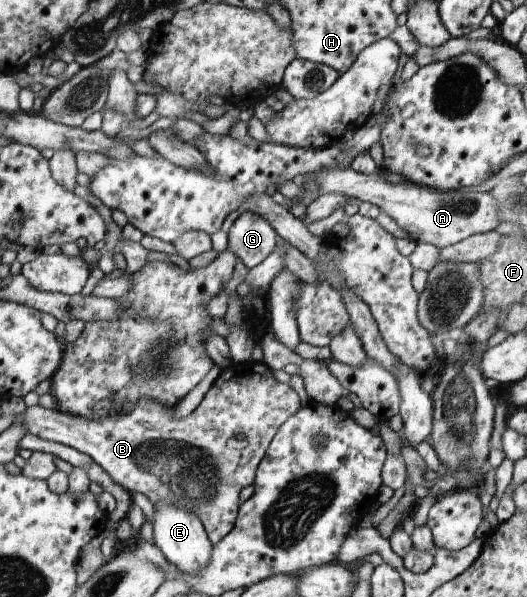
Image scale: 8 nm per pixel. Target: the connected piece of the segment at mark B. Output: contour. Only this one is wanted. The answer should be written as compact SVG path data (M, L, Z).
M256 361L233 363L219 377L201 401L187 417L176 420L176 406L163 406L151 398L137 402L131 413L120 412L103 418L83 418L61 410L46 410L41 406L27 408L16 418L28 434L57 442L89 456L119 486L131 493L142 492L154 506L157 502L173 502L192 509L205 524L210 542L218 544L237 525L239 492L257 480L259 464L273 441L279 426L299 411L299 396L289 386L273 376L266 364Z

